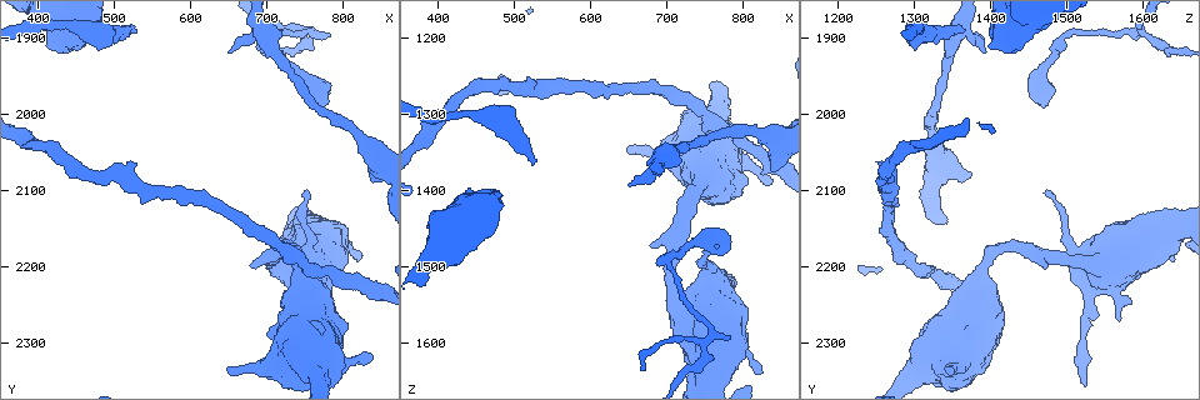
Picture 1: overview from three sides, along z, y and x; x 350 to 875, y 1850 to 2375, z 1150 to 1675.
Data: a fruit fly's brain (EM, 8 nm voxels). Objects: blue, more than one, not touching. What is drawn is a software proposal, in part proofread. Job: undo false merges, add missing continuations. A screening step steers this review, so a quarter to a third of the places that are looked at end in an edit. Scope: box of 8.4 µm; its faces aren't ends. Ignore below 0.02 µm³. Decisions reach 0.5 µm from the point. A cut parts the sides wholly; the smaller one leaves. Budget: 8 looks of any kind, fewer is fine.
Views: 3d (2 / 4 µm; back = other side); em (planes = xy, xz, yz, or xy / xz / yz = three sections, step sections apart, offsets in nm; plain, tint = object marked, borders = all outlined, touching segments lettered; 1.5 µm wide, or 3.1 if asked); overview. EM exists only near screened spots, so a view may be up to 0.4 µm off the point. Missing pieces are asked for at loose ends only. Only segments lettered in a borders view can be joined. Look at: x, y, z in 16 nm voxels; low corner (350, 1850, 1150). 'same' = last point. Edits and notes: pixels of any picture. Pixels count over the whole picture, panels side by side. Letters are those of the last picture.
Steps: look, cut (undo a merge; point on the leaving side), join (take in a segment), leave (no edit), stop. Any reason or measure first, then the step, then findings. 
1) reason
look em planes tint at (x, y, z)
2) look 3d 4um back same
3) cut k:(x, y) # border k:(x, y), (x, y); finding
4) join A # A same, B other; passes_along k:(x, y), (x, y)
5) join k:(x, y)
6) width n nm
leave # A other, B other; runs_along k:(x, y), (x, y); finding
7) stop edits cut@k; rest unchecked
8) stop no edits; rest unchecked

an open end
look 3d 4um at (530, 1895, 1360)

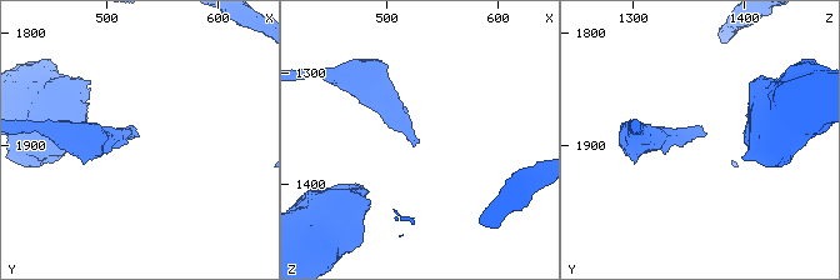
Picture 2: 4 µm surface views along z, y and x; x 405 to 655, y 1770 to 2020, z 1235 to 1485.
look em planes plain at (528, 1892, 1364)

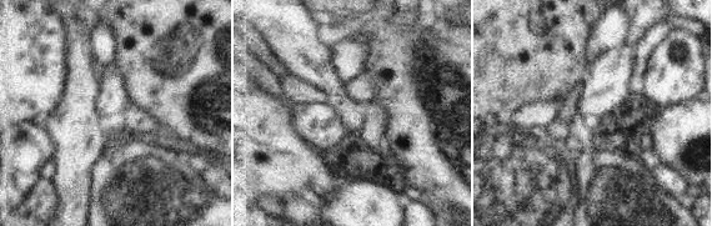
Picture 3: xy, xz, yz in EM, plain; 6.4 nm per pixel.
look em planes borders same

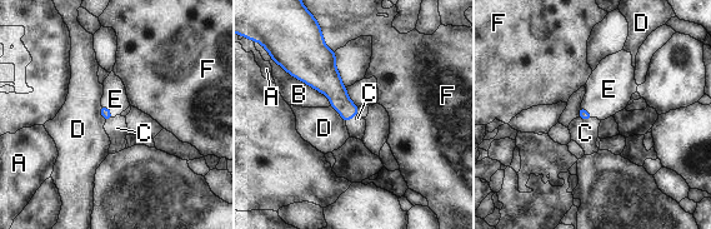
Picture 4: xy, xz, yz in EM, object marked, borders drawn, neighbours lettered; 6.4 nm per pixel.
longest_contact B 400 nm
join E # A other, B other, C other, D other, E same, F other; passes_along 4:(105, 113), (109, 110), (115, 99); it goes on there

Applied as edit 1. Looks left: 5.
look overview

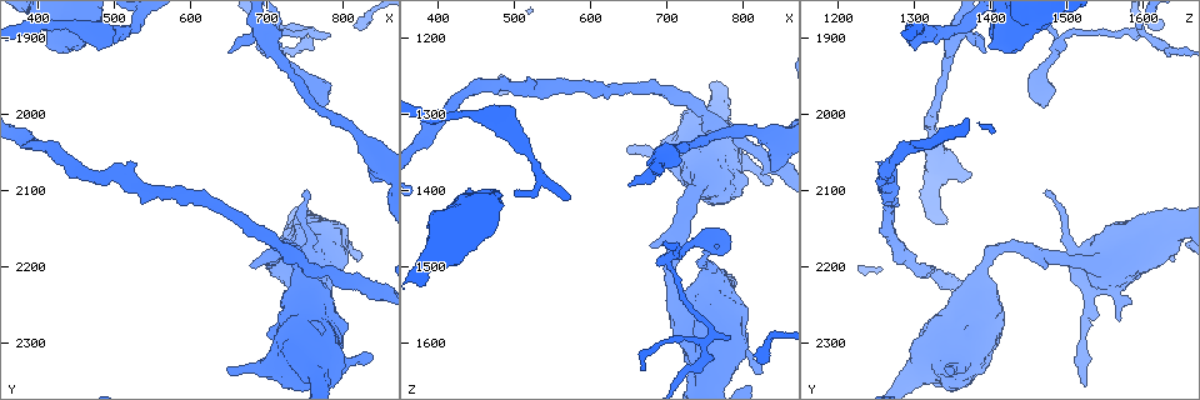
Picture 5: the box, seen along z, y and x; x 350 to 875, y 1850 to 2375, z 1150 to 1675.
branch stops here
look em planes borders at (775, 1990, 1465)

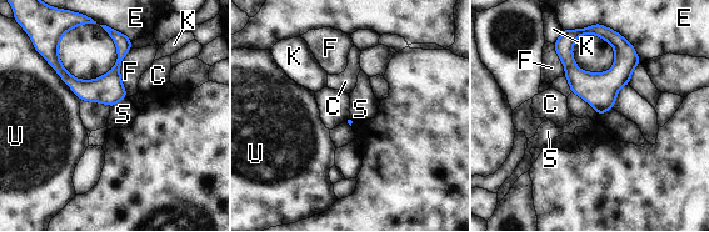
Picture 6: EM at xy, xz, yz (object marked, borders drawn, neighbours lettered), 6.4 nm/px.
longest_contact U 380 nm
leave # C other, E other, F other, K other, S other, U other; border 6:(126, 97), (110, 107); no lettered segment goes on from it

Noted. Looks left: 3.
free end
look em planes borders at (820, 2190, 1640)

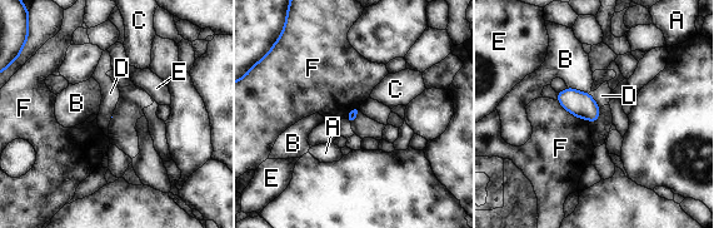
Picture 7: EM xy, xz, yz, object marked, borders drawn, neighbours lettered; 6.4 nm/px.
leave # A other, B other, C other, D other, E other, F other; border 7:(557, 99), (567, 110), (589, 122); none of them fits

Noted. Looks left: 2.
an open end
look em planes plain at (650, 2340, 1350)

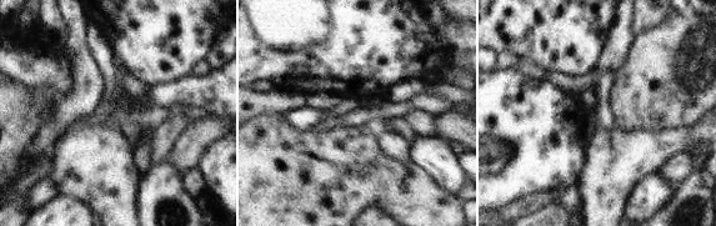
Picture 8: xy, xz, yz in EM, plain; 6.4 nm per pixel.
look em planes borders same

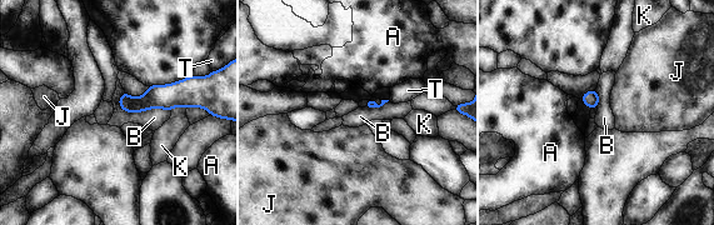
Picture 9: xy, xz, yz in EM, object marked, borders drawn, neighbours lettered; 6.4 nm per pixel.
leave # A other, B other, J other, K other, T other; runs_along 9:(121, 101), (186, 99), (193, 104); no lettered segment goes on from it

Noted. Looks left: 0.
stop edits join@4; rest unchecked

